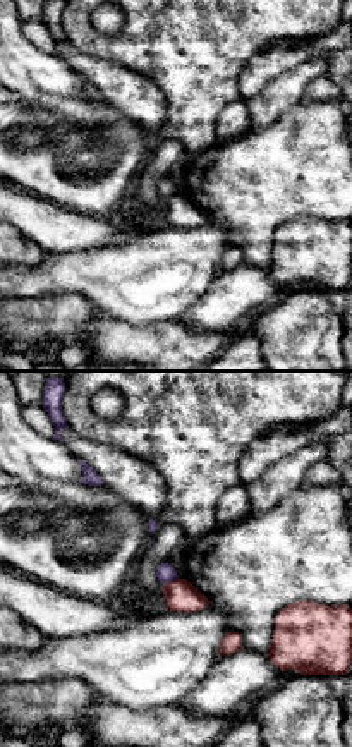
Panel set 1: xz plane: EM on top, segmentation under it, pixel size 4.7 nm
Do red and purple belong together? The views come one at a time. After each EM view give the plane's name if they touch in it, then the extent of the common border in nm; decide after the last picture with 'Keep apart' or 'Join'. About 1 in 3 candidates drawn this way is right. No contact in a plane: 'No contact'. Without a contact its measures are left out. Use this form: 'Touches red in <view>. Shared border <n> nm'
Touches red in xz. Shared border 80 nm

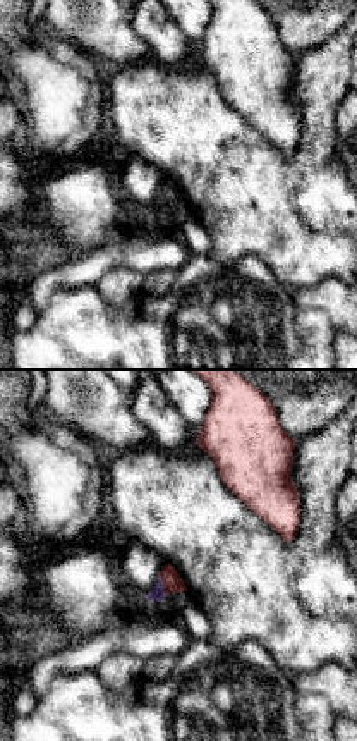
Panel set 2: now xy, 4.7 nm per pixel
Touches red in xy. Shared border 100 nm

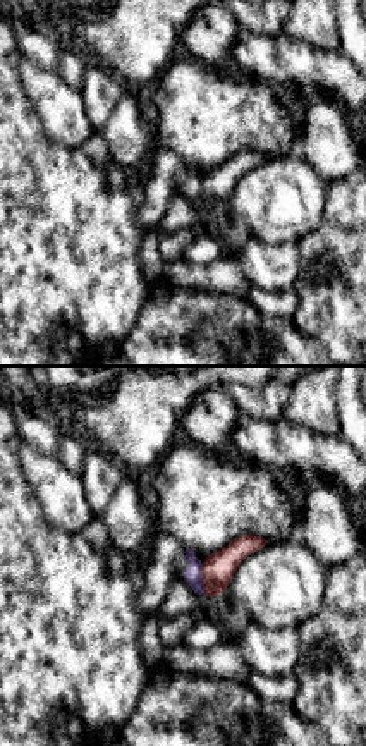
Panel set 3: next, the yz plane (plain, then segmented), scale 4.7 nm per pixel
Touches red in yz. Shared border 150 nm

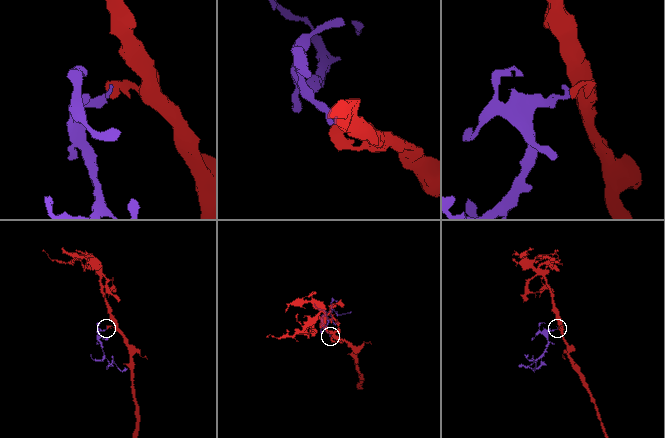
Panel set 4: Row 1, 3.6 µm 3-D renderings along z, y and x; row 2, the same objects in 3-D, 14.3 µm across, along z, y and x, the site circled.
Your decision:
Keep apart

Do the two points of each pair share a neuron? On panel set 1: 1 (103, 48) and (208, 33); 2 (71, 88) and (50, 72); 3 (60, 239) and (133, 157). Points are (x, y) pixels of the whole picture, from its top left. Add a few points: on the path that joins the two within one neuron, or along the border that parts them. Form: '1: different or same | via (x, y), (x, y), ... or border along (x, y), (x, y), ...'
1: same | via (129, 47), (182, 33)
2: same | via (66, 83), (55, 78)
3: different | border along (45, 198), (84, 213), (115, 217)

